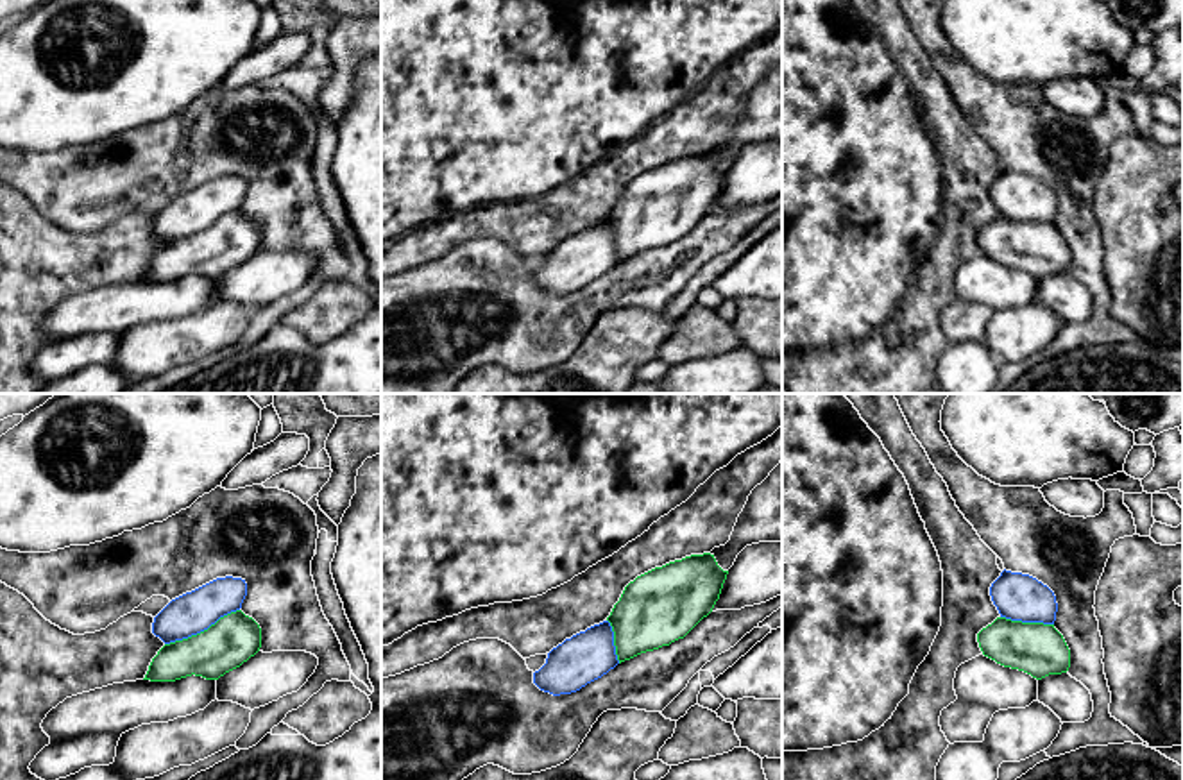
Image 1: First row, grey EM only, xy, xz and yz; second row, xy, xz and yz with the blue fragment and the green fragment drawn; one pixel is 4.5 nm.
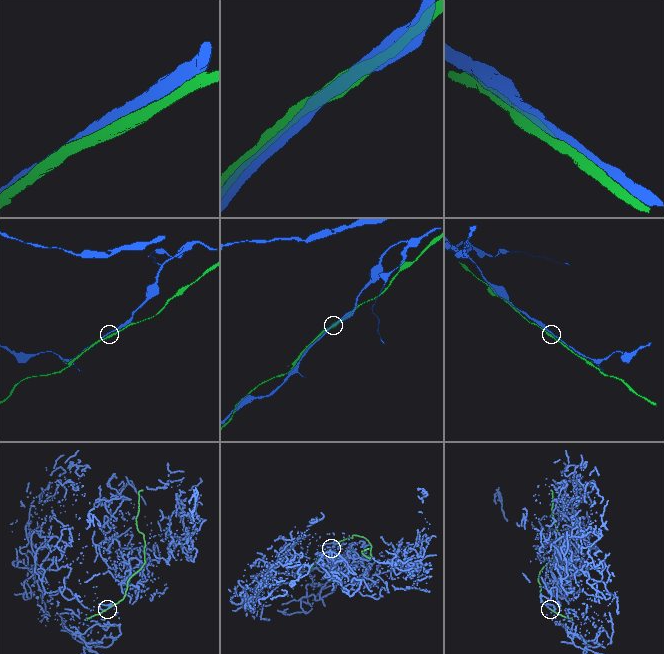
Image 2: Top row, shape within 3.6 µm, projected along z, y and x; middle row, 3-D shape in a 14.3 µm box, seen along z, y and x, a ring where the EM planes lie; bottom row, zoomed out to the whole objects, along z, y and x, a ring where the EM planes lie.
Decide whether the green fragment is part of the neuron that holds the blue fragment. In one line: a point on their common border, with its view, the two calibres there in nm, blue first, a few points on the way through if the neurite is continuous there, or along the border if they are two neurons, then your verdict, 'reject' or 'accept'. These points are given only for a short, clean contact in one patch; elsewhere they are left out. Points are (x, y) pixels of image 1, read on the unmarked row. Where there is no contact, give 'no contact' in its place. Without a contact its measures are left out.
meets blue in xy at (201, 229); 190 nm thick on the blue side, 220 nm on the other; reject

